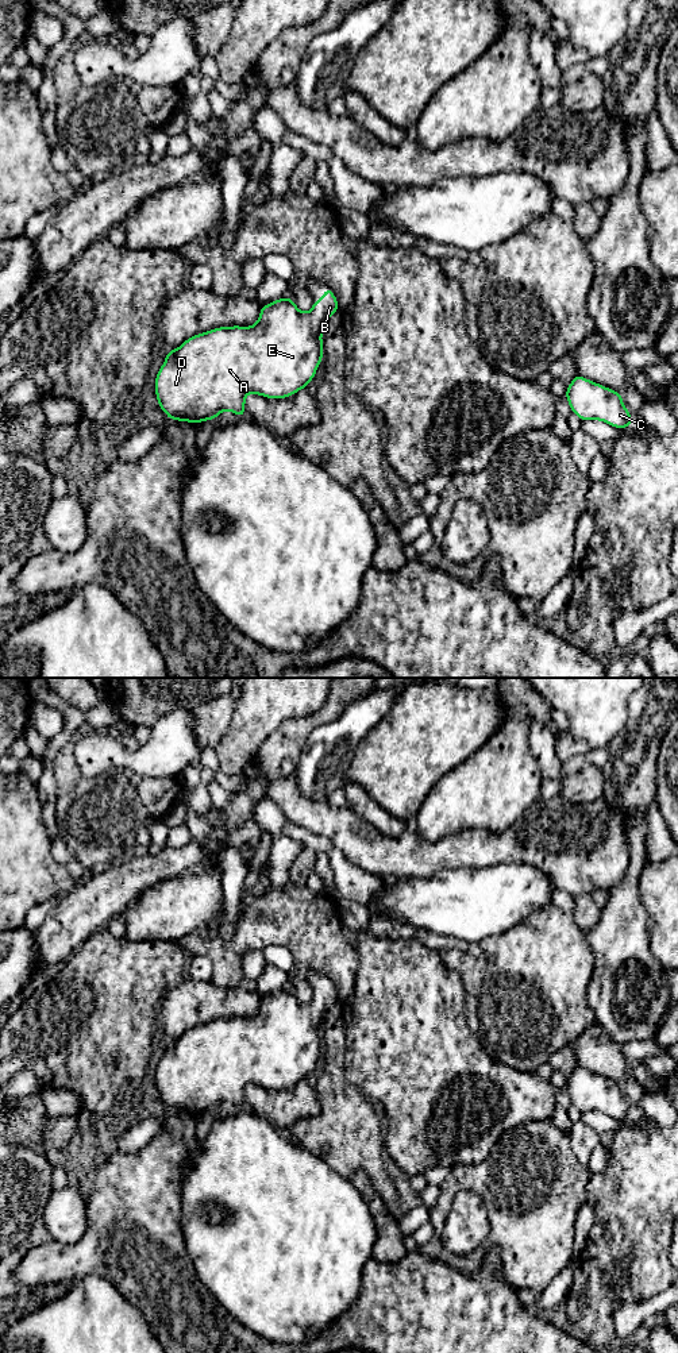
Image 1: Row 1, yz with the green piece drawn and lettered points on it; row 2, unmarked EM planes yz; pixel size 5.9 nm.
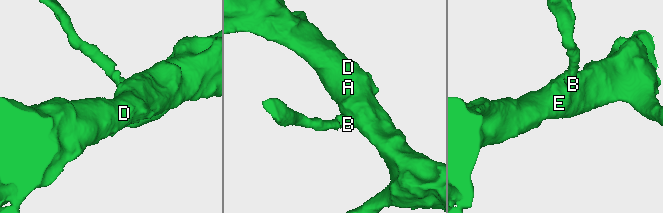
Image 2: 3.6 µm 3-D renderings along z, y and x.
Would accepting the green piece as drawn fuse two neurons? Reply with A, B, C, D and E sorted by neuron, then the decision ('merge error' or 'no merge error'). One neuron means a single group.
groups A B C D E; no merge error

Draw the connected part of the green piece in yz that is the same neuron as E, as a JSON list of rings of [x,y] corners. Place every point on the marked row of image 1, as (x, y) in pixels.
[[[327,288],[323,298],[315,300],[307,313],[301,312],[288,296],[261,307],[258,321],[250,327],[219,327],[186,339],[178,348],[167,351],[165,362],[155,375],[155,397],[159,409],[166,413],[169,420],[199,424],[205,420],[216,420],[223,410],[230,410],[239,417],[244,416],[249,393],[274,400],[292,397],[313,379],[323,361],[324,325],[336,311],[339,311],[338,300],[331,288]]]

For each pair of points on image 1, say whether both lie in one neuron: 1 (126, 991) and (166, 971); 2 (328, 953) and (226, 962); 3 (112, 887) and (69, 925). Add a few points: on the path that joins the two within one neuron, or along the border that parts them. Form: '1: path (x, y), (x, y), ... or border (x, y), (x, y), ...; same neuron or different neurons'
1: path (135, 982), (146, 971), (157, 971); same neuron
2: path (303, 935), (251, 936); same neuron
3: path (101, 898), (80, 914); same neuron

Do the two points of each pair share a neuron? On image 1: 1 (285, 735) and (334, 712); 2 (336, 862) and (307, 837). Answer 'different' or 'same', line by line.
1: same
2: same

